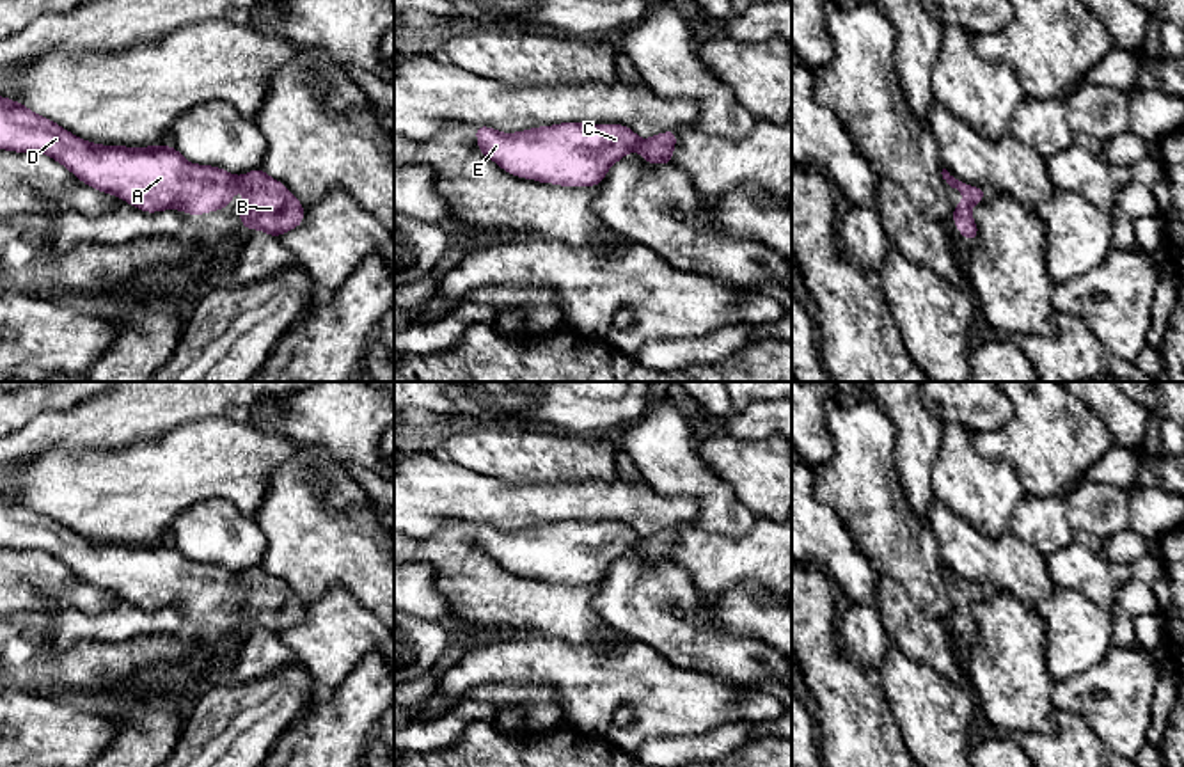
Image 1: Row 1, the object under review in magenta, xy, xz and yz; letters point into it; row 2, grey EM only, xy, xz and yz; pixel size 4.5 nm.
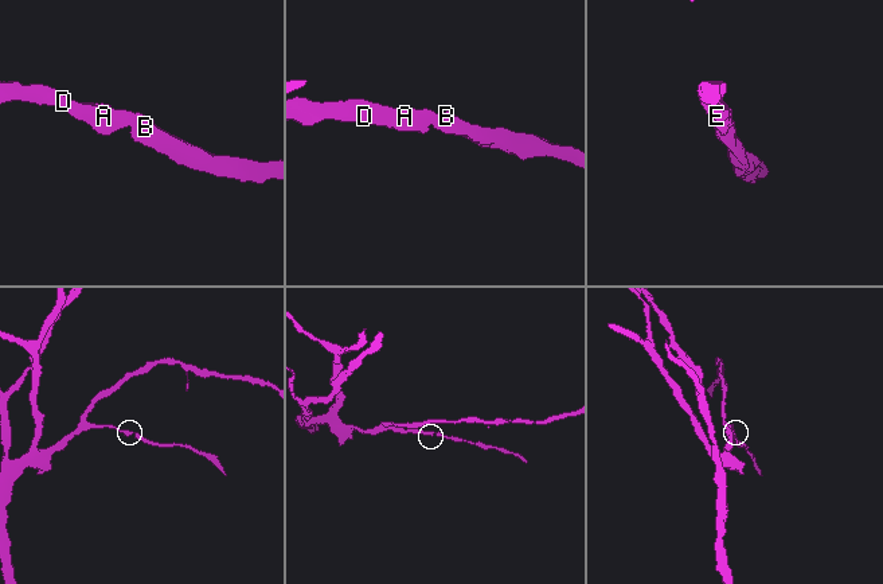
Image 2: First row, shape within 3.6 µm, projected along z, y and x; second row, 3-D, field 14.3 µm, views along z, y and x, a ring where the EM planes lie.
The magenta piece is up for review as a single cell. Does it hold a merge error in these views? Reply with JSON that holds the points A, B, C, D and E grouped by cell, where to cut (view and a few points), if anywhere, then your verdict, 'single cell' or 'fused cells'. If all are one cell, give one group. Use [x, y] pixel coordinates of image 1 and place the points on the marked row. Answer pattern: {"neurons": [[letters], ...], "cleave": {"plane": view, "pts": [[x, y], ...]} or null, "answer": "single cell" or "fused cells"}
{"neurons": [["A", "B", "C", "D", "E"]], "cleave": null, "answer": "single cell"}

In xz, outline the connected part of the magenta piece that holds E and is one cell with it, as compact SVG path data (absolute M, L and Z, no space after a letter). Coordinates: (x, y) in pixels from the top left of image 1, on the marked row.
M561 123L518 133L476 126L478 147L501 169L563 186L596 186L607 170L637 149L648 163L673 163L675 130L641 140L621 124Z

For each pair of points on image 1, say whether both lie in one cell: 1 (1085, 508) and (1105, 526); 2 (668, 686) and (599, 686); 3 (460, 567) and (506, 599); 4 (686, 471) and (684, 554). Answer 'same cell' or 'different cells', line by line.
1: same cell
2: same cell
3: same cell
4: different cells

